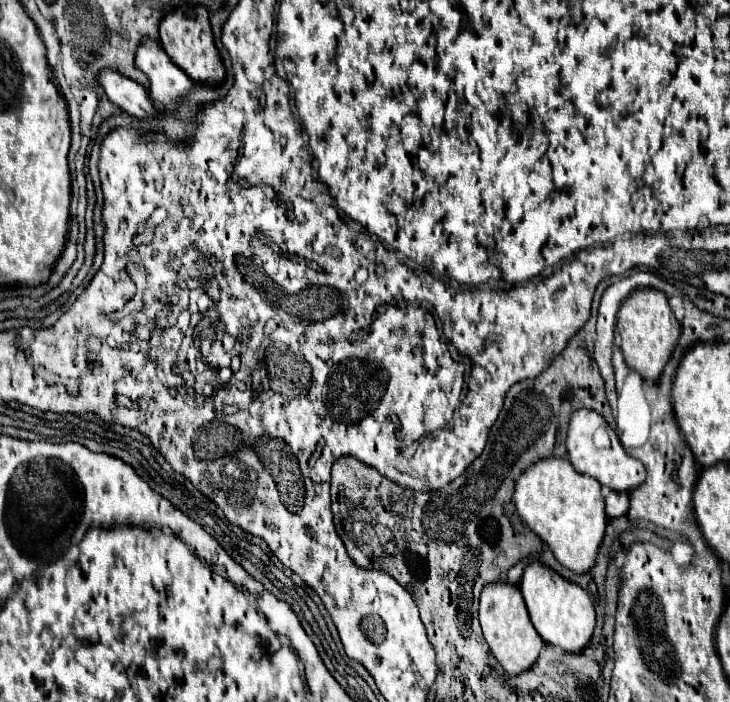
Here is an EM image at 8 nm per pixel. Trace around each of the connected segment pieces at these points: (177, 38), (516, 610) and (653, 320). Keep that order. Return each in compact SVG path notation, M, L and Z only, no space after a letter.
M185 6L179 10L171 10L161 26L159 26L159 36L161 36L161 46L169 54L173 62L195 82L199 84L209 84L217 86L225 80L225 66L221 62L219 50L213 42L213 32L209 24L209 14L203 6Z
M491 582L481 590L481 600L479 600L479 622L483 628L483 636L497 658L497 662L503 666L503 670L511 676L517 676L525 670L529 670L543 648L543 638L531 624L527 606L523 602L523 594L519 586L507 584L507 582Z
M643 288L635 290L631 296L623 300L617 314L617 332L621 336L621 352L625 356L627 366L633 368L643 380L657 382L679 340L681 324L677 322L673 310L669 308L669 300L663 292Z

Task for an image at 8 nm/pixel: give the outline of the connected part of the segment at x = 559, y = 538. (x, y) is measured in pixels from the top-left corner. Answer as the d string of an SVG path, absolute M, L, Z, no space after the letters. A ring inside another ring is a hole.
M545 458L525 470L517 480L513 502L523 522L551 548L555 558L567 570L583 574L595 566L605 536L607 516L601 484L593 476L575 472L565 458Z

